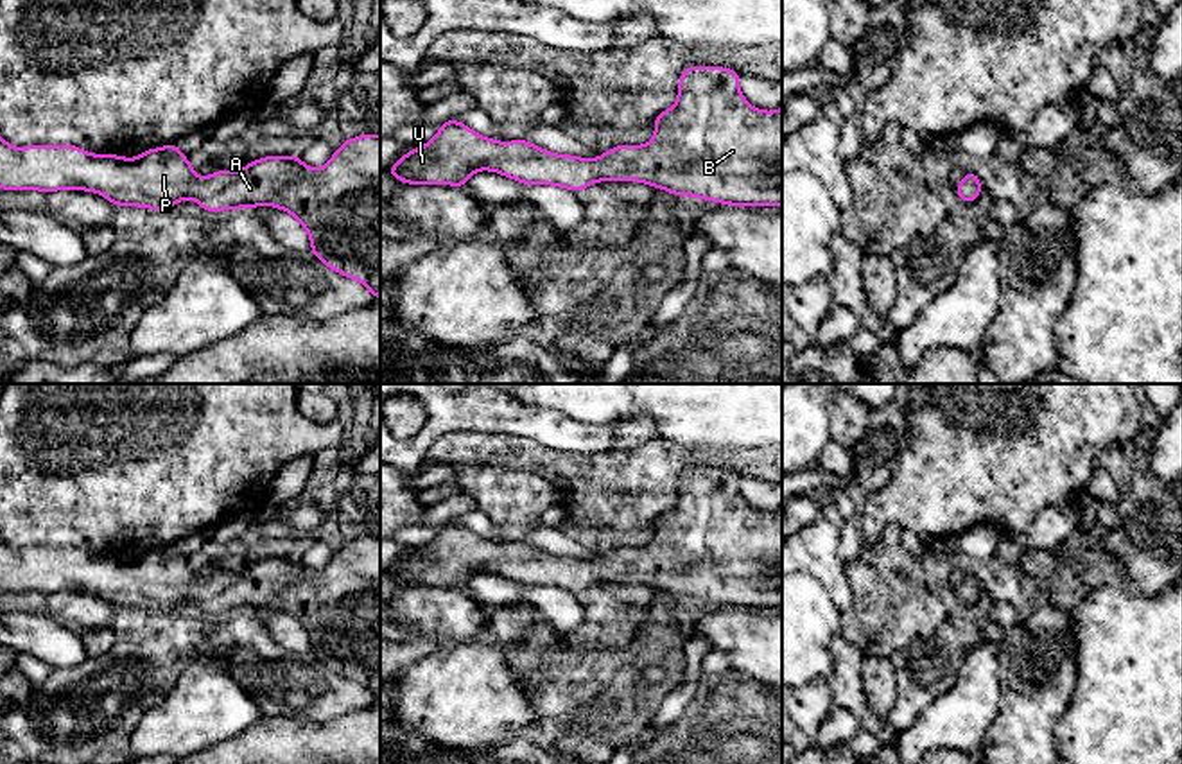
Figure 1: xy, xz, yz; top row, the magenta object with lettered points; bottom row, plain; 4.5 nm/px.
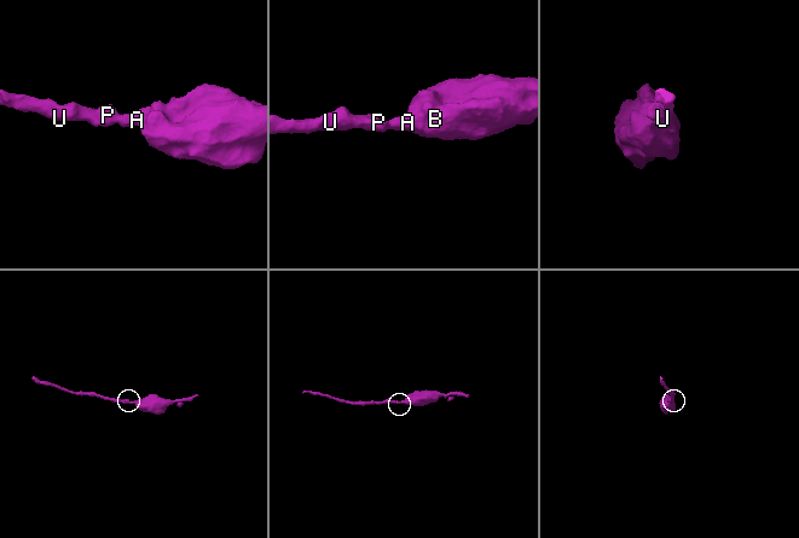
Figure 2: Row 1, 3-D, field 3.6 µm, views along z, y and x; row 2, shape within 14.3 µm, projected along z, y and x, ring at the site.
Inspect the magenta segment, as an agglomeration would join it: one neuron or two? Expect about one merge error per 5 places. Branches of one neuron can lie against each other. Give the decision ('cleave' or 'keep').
keep

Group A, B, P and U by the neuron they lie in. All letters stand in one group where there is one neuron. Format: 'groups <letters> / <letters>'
groups A B P U

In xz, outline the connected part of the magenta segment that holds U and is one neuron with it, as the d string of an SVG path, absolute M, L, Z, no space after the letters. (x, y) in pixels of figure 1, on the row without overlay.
M689 468L678 484L678 502L655 518L655 538L646 547L617 547L595 560L549 554L527 542L497 543L477 536L452 520L439 527L436 538L423 549L405 554L389 572L393 579L409 586L466 588L477 572L499 574L524 586L552 586L578 594L597 583L640 583L674 597L694 597L732 608L782 608L782 509L755 511L739 490L741 475L723 468Z

